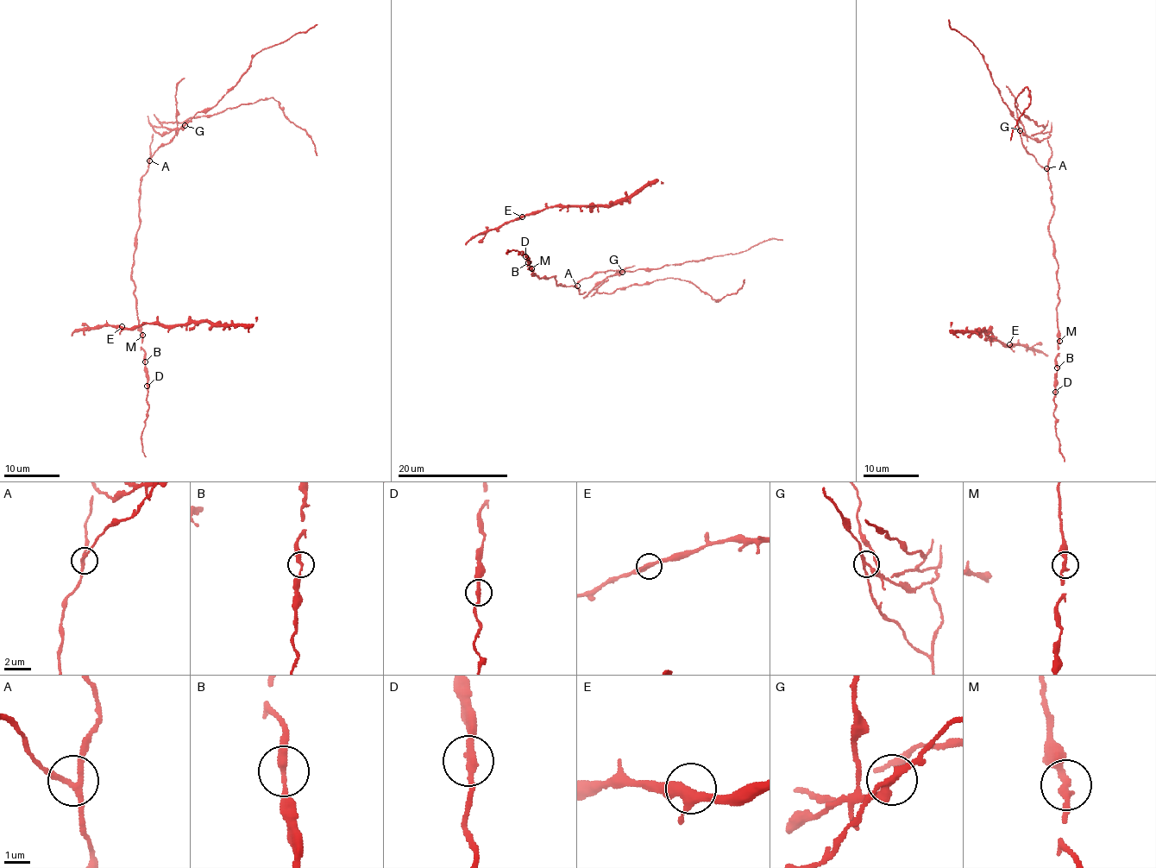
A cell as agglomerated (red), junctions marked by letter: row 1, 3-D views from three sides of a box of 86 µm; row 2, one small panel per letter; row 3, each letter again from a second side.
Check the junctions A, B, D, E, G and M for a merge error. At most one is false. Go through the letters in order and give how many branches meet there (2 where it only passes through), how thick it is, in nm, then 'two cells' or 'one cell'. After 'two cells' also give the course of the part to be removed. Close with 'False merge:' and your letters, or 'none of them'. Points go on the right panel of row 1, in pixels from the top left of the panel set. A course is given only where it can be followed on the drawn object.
A: branches 3; calibre 200 nm; one cell
B: branches 2; calibre 240 nm; one cell
D: branches 2; calibre 260 nm; one cell
E: branches 3; calibre 340 nm; one cell
G: branches 3; calibre 240 nm; two cells; course (1020, 130), (1033, 136), (1044, 129), (1014, 106), (1014, 99), (1026, 87), (1029, 105), (1013, 129), (1010, 140)
M: branches 2; calibre 280 nm; one cell
False merge: G

